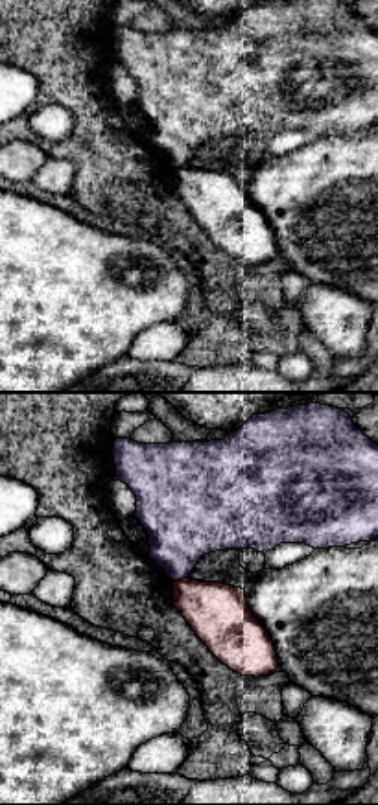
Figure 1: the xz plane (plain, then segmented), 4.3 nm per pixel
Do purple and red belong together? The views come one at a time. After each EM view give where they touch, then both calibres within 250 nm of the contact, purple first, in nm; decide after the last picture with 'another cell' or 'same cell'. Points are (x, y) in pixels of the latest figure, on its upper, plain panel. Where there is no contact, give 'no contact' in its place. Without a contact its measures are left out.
contact (179, 166); calibres 340 and 260 nm

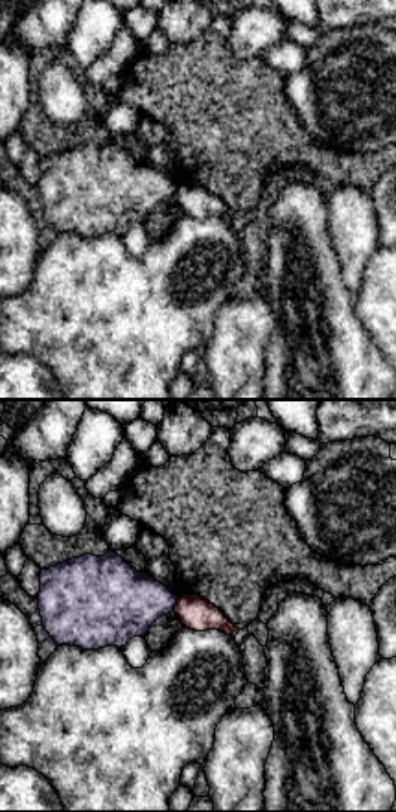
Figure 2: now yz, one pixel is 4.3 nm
contact (175, 192); calibres 320 and 140 nm

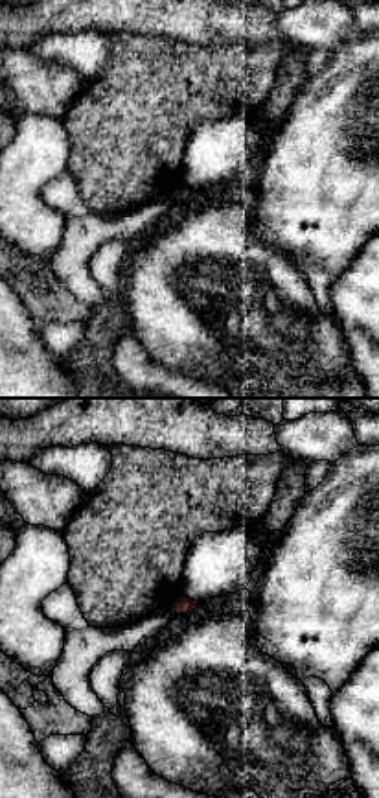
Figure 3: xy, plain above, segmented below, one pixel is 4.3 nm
contact (177, 188); calibres 20 and 70 nm

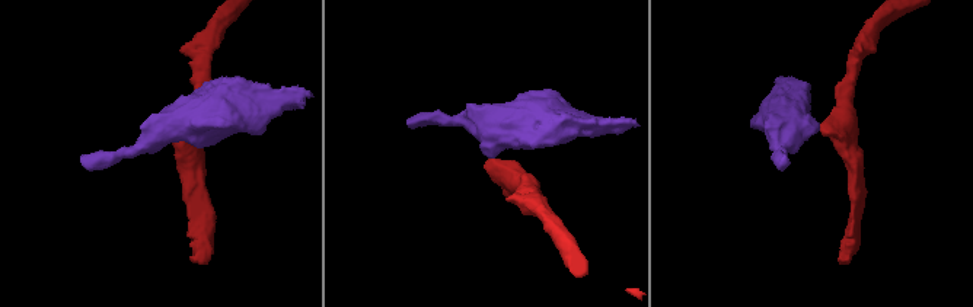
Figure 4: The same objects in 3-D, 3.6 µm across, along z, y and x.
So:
another cell

